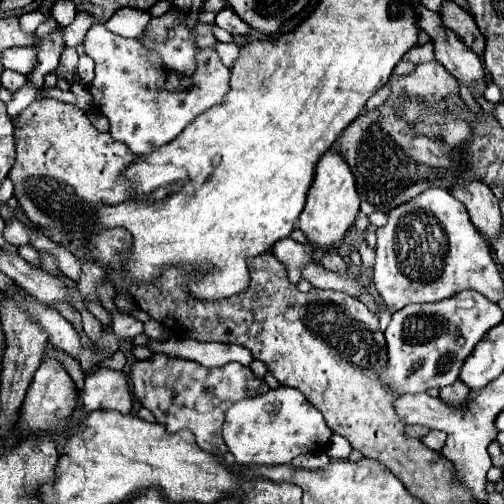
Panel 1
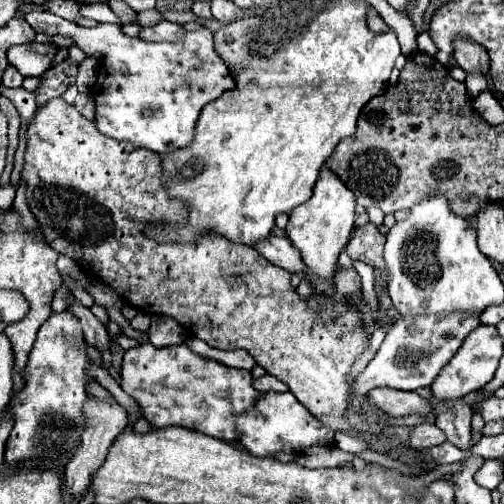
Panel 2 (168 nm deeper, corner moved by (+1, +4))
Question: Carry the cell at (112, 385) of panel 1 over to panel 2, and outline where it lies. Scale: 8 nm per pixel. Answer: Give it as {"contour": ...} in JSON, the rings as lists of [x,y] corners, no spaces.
{"contour":[[[88,396],[88,400],[84,402],[84,432],[82,432],[82,442],[76,450],[76,454],[72,456],[72,460],[66,464],[66,488],[72,494],[84,494],[86,486],[90,482],[92,472],[96,472],[96,468],[100,468],[100,464],[106,458],[106,452],[110,448],[110,444],[116,440],[116,436],[126,428],[128,418],[126,418],[126,408],[120,406],[116,402],[116,398],[96,398],[96,396]]]}

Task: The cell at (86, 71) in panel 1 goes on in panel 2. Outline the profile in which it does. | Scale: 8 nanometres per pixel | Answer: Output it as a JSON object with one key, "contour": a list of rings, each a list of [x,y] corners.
{"contour":[[[86,58],[78,66],[78,74],[76,74],[78,92],[90,92],[94,82],[96,82],[96,60],[94,58]]]}

